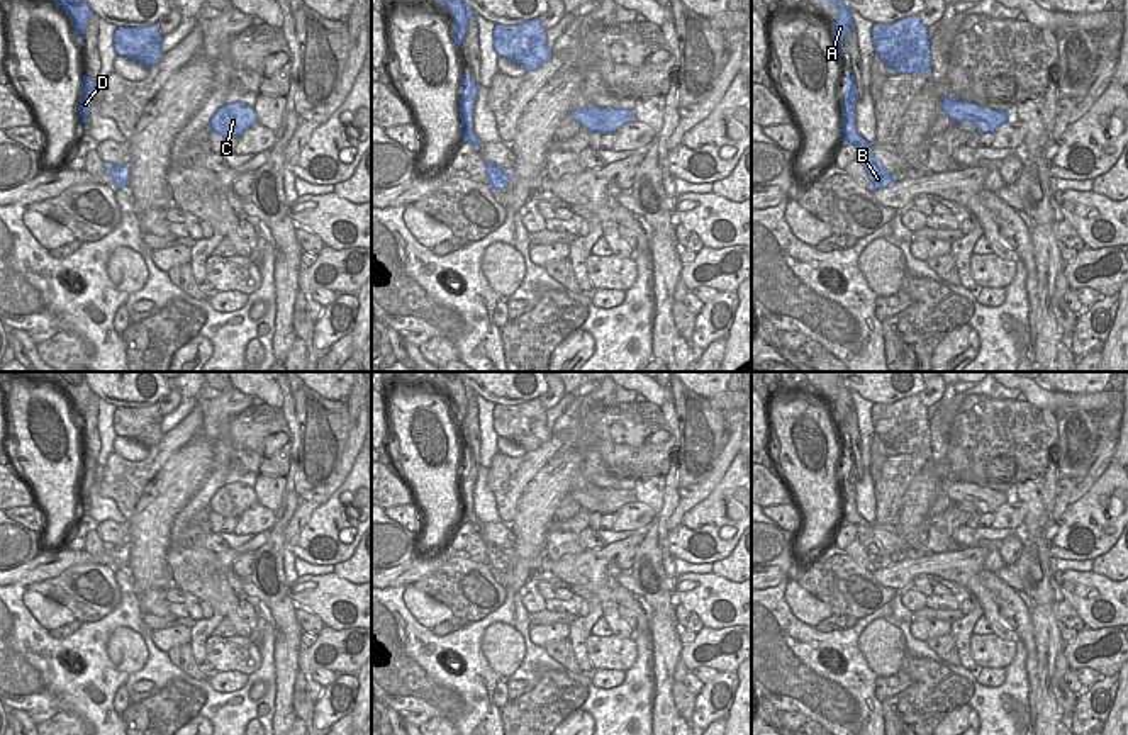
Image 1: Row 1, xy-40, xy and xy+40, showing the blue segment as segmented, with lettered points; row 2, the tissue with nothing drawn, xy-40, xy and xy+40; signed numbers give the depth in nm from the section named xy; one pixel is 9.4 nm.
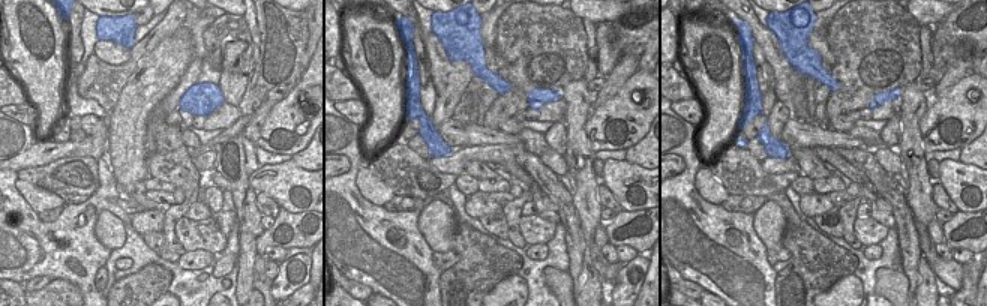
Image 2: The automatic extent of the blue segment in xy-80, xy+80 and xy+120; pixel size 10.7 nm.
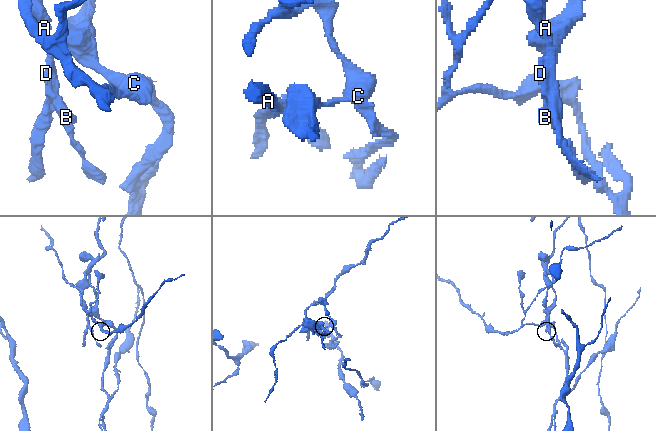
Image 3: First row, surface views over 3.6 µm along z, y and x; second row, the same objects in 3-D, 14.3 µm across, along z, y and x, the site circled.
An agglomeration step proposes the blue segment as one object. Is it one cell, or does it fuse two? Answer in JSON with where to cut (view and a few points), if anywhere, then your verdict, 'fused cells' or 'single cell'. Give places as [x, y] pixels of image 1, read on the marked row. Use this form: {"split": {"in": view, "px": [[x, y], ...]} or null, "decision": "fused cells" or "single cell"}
{"split": {"in": "xy", "px": [[601, 109], [597, 131]]}, "decision": "fused cells"}

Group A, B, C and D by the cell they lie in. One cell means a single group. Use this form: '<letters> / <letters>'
A B D / C

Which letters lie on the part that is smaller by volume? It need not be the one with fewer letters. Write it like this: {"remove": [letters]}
{"remove": ["C"]}

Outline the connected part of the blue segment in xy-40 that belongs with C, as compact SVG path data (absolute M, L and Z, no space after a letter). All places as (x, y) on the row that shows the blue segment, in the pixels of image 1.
M234 102L222 105L210 119L209 131L222 137L239 137L246 129L254 126L256 115L251 105Z

